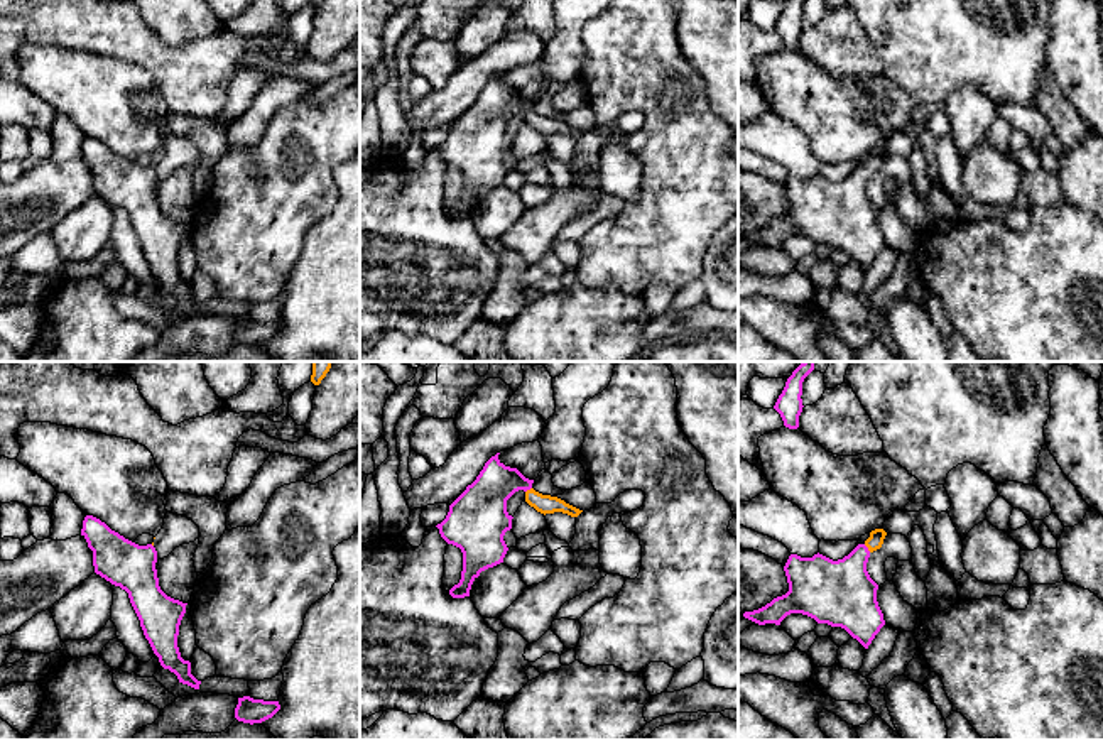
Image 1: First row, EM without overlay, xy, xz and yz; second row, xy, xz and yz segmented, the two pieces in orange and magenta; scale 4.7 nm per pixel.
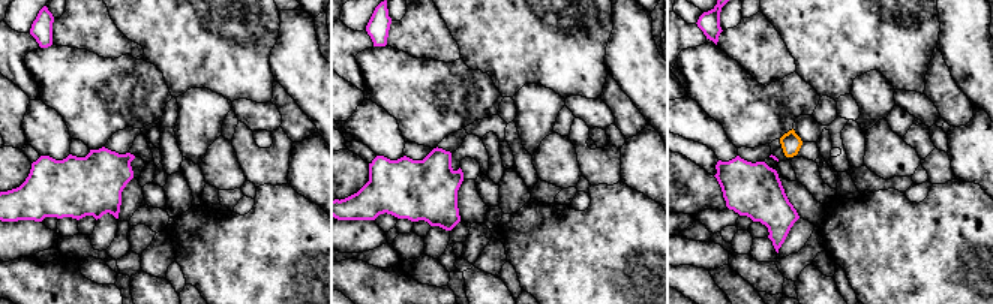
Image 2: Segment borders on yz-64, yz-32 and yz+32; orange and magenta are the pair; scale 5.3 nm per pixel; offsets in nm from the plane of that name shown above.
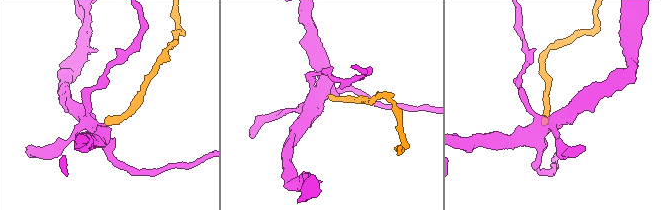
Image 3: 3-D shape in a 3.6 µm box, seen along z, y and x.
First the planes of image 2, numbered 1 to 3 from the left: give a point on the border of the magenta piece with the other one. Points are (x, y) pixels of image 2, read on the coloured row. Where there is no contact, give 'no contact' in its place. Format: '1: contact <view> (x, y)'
1: no contact
2: no contact
3: no contact

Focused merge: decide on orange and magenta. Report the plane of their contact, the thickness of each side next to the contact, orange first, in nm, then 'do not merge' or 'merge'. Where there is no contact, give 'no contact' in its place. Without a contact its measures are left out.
meets orange in yz; 70 nm thick on the orange side, 300 nm on the other; merge

